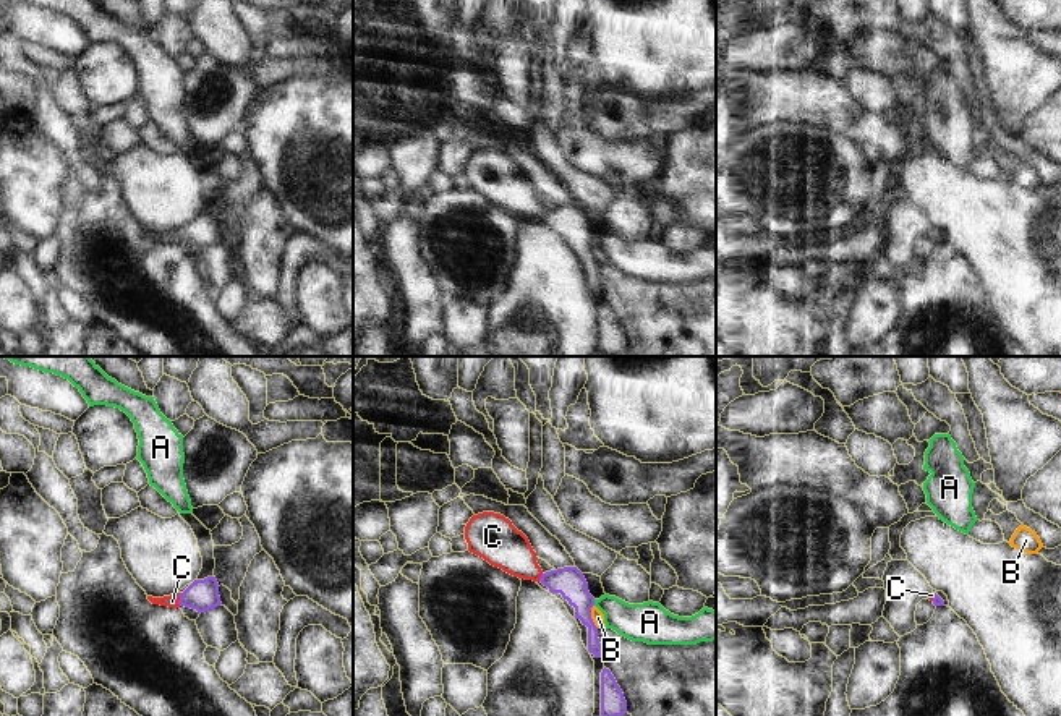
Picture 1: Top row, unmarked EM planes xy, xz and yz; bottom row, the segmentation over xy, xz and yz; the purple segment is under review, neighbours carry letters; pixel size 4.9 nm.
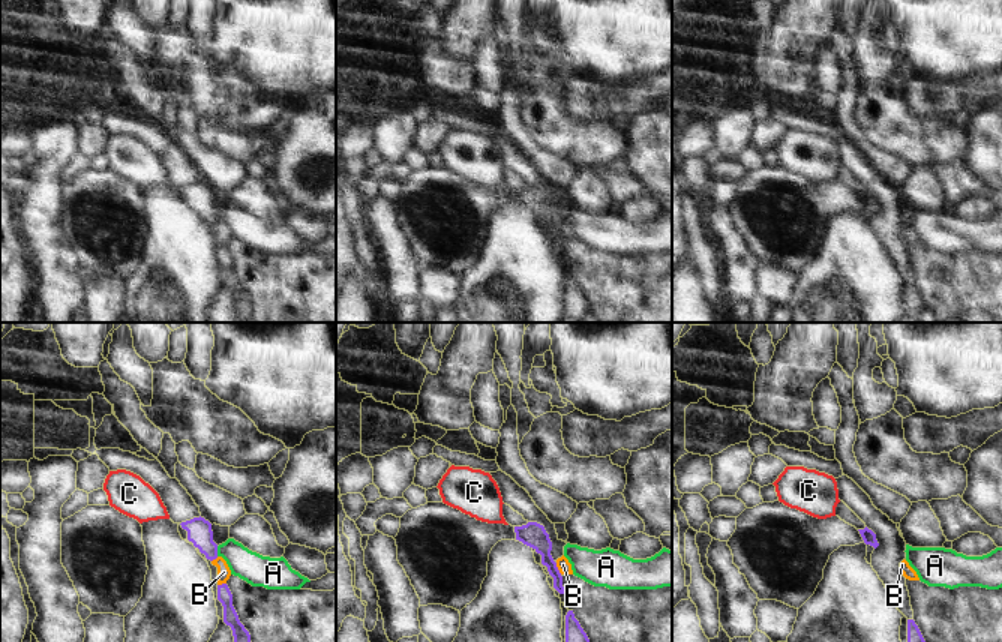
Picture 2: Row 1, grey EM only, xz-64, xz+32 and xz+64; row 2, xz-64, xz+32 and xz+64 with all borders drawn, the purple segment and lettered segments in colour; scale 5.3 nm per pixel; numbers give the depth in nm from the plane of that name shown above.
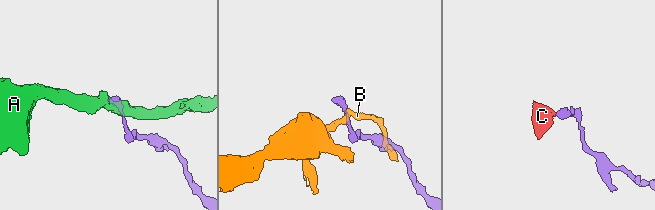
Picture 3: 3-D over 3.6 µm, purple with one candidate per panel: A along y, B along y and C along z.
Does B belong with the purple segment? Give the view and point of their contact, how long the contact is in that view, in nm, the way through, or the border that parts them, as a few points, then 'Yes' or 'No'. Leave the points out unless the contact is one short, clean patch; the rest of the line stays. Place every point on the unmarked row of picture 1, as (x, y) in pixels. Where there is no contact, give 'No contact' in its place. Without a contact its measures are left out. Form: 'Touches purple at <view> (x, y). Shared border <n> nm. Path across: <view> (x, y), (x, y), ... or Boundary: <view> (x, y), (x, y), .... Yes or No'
Touches purple at xz (590, 253). Shared border 120 nm. Boundary: xz (593, 242), (592, 258), (598, 264). No

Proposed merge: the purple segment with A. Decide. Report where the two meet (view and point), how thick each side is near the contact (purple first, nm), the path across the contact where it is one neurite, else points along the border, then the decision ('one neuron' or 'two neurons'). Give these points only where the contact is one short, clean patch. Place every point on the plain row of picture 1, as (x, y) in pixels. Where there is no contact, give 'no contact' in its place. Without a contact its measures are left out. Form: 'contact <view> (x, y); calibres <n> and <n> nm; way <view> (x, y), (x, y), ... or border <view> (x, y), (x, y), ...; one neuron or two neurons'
contact xz (593, 240); calibres 150 and 190 nm; border xz (593, 237), (595, 242); two neurons

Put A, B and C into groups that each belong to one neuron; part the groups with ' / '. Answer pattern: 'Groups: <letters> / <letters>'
Groups: A / B / C

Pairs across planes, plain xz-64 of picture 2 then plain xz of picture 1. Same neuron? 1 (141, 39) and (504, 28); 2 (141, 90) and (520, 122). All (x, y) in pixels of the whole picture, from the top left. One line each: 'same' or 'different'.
1: different
2: same

